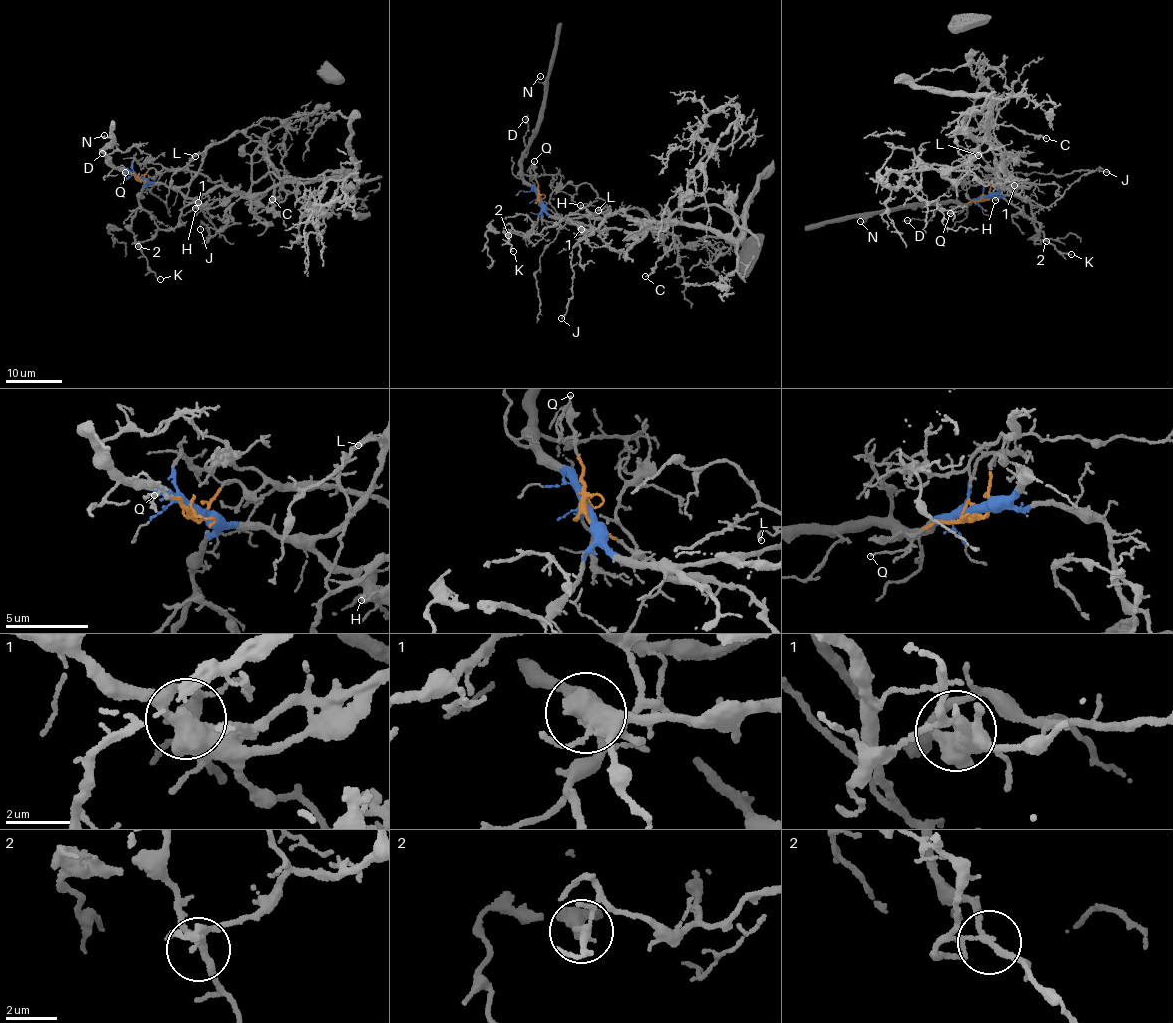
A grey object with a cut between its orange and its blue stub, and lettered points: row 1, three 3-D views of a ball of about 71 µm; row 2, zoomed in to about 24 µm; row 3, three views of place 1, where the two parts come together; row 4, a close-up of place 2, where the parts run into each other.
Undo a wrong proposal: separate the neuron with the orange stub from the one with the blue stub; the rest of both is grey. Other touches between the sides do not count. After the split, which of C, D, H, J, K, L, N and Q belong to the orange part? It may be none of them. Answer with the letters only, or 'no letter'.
C, J, Q

